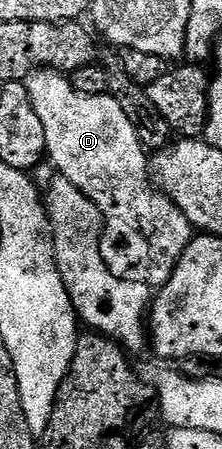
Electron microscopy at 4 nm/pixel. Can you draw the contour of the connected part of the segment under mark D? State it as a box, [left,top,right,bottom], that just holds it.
[26,68,196,288]

